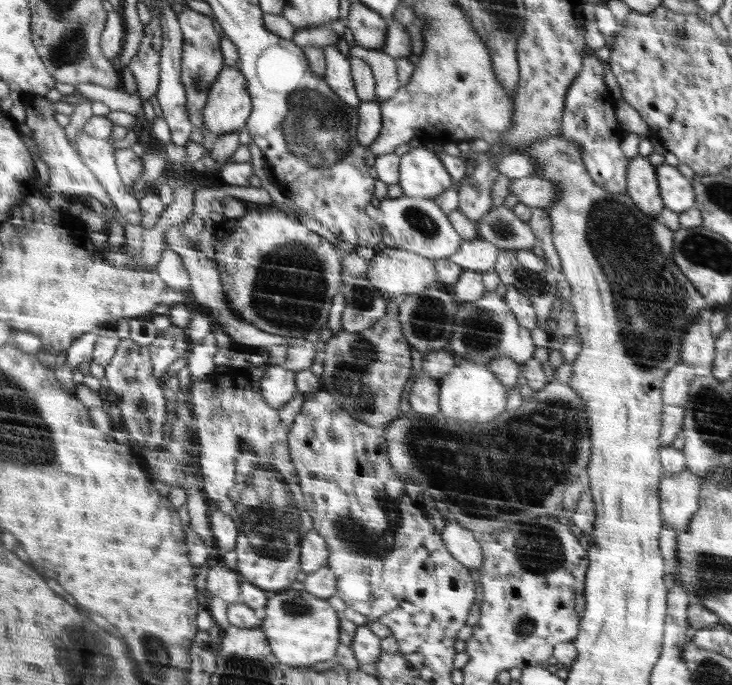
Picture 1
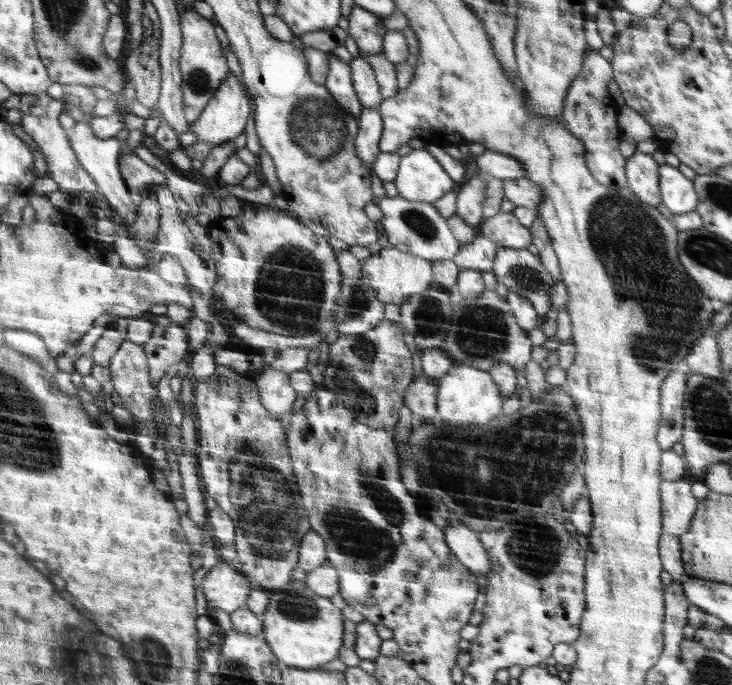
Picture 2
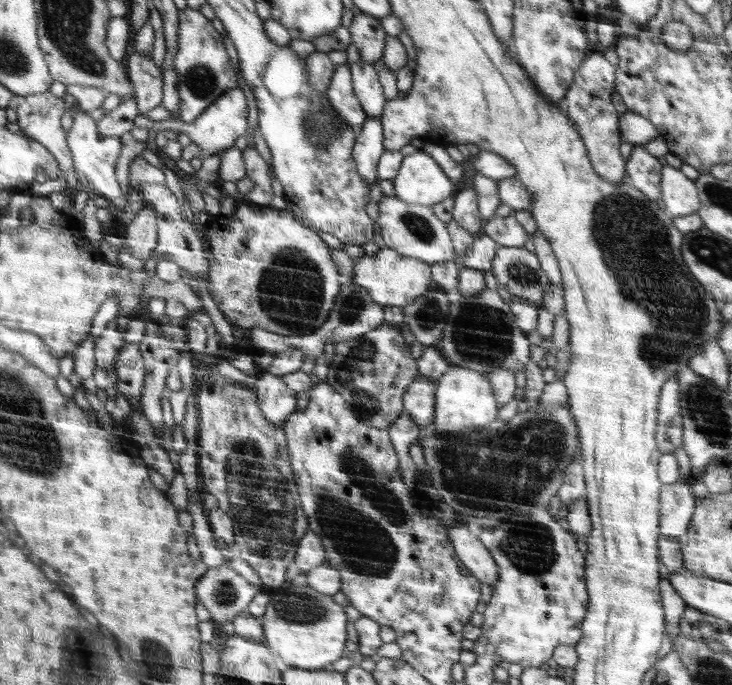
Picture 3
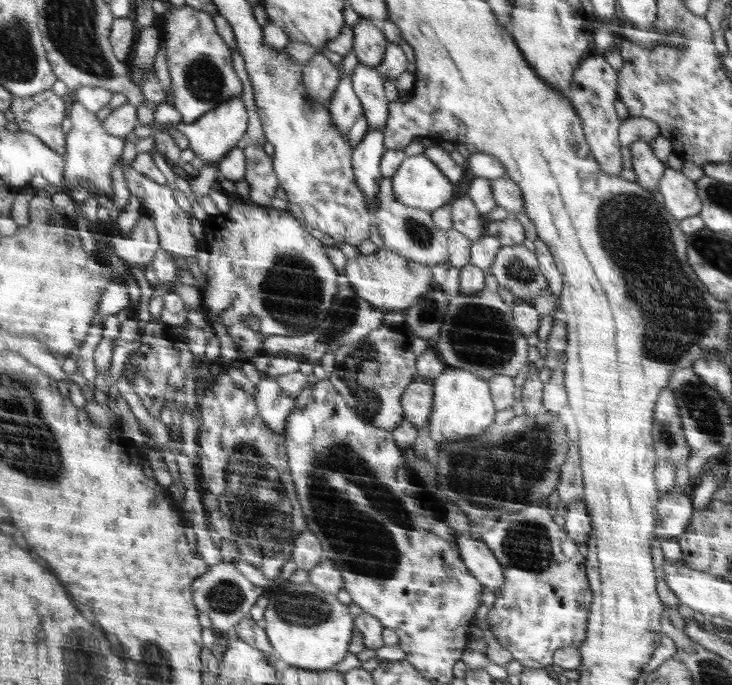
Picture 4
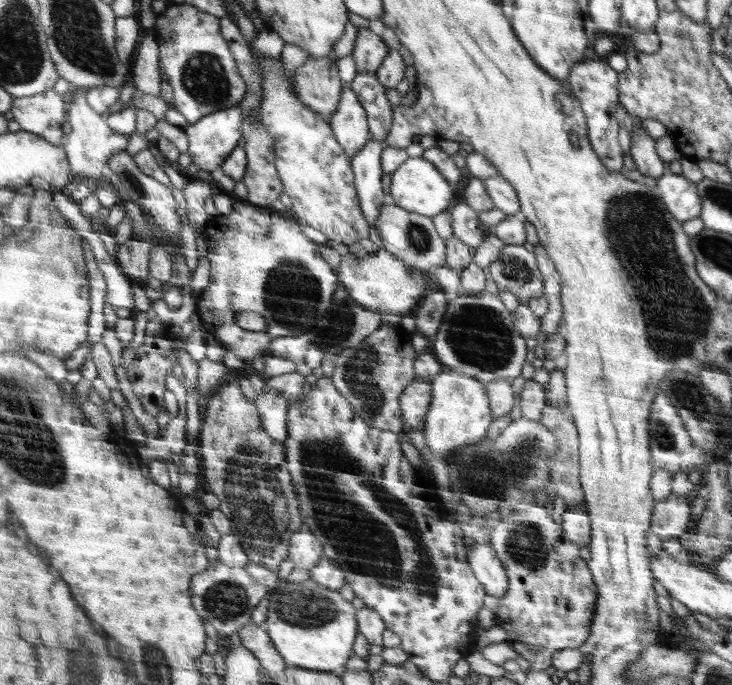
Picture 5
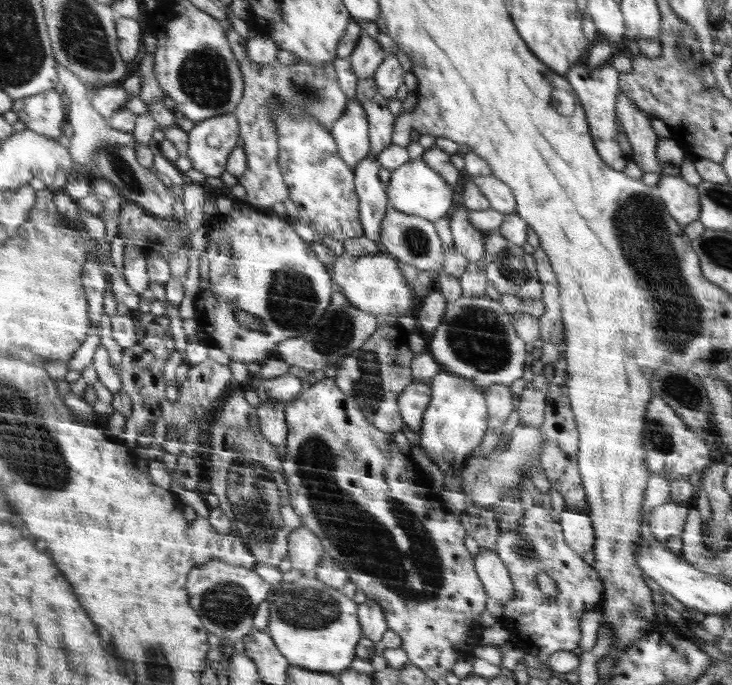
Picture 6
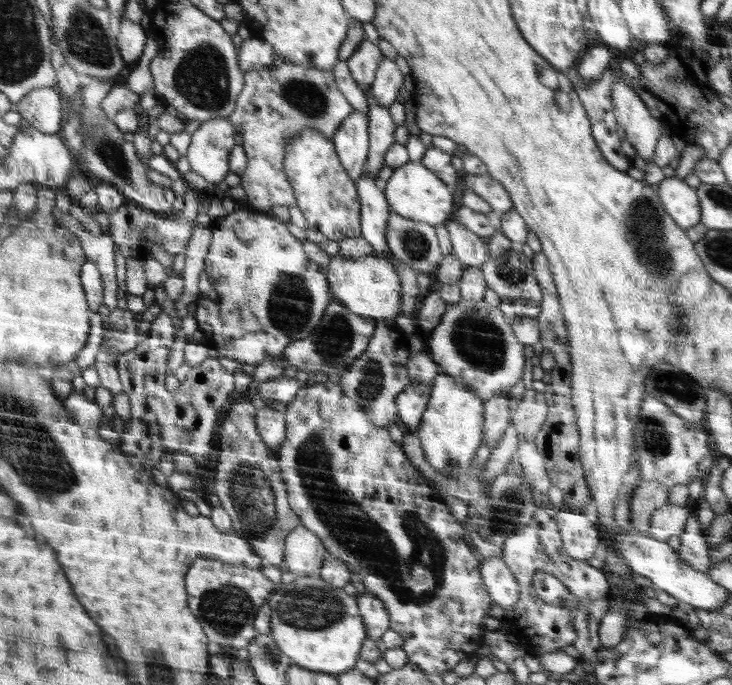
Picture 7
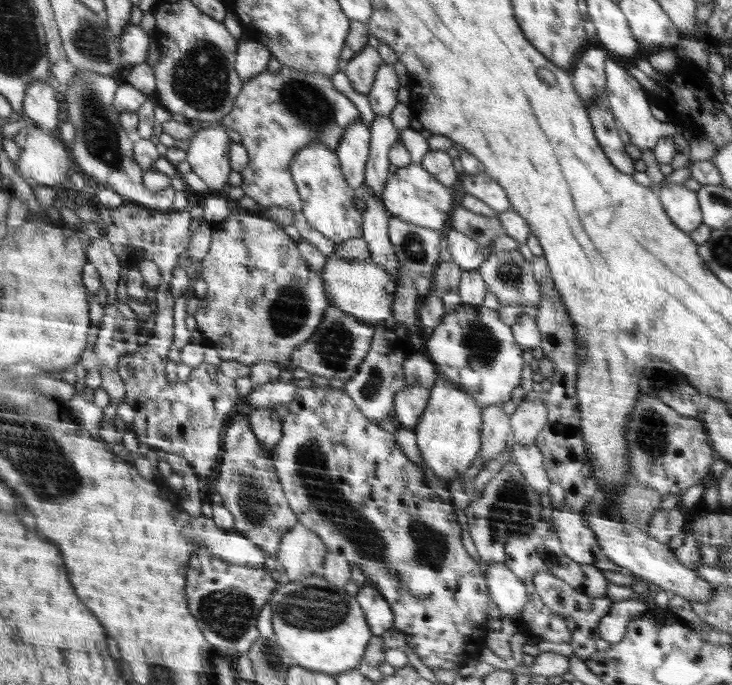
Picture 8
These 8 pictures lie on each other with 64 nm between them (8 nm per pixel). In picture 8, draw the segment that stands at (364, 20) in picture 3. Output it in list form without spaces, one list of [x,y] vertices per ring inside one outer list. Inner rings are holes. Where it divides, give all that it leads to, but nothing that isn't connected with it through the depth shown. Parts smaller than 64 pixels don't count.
[[[368,44],[349,61],[343,63],[342,67],[346,76],[350,79],[352,88],[358,94],[367,96],[382,63],[382,57],[377,53],[377,49]]]

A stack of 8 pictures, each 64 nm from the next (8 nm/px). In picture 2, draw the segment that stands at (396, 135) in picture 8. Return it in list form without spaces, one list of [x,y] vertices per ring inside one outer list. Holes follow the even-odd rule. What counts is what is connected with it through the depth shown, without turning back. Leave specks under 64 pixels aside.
[[[357,57],[353,58],[349,65],[353,88],[360,104],[366,108],[378,109],[384,99],[380,95],[380,88],[370,63]]]

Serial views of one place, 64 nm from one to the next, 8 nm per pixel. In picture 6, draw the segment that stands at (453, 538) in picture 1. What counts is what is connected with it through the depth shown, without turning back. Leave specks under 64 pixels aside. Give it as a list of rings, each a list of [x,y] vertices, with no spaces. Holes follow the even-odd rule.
[[[480,549],[475,560],[478,577],[481,578],[482,585],[488,590],[489,595],[502,604],[513,599],[514,583],[495,549]]]

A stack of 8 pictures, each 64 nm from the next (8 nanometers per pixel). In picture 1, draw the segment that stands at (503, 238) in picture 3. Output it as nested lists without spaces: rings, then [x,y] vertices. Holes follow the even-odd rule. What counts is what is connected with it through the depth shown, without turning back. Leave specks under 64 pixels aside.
[[[504,204],[492,207],[475,223],[477,237],[494,244],[498,250],[530,250],[538,244],[531,226]]]

